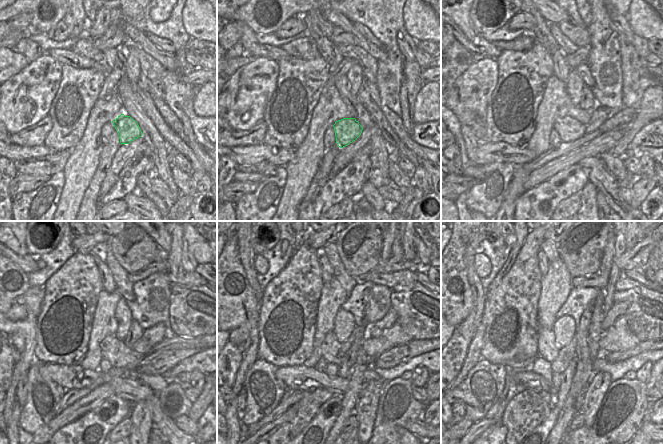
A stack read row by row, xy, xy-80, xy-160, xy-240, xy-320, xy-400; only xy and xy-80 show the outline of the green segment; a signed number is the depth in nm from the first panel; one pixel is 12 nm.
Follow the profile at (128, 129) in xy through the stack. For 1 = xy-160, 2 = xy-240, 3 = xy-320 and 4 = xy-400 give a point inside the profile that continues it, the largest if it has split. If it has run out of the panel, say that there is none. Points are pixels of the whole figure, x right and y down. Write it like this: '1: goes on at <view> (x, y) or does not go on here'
1: goes on at xy-160 (569, 129)
2: goes on at xy-240 (114, 350)
3: goes on at xy-320 (330, 348)
4: goes on at xy-400 (547, 349)

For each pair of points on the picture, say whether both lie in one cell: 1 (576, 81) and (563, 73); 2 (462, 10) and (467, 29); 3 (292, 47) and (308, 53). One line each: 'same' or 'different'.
1: different
2: same
3: same

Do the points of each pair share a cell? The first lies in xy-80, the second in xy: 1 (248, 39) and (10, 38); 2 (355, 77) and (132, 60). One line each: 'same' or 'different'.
1: different
2: same

